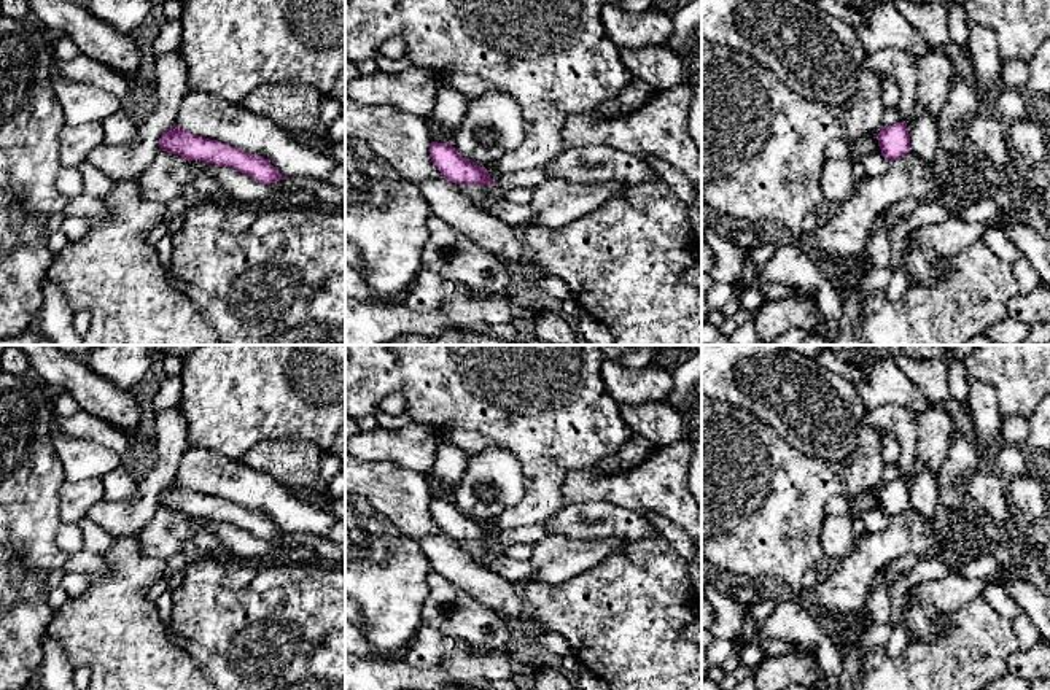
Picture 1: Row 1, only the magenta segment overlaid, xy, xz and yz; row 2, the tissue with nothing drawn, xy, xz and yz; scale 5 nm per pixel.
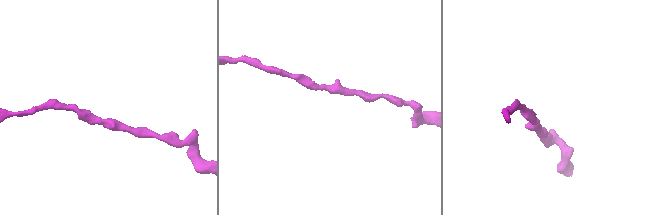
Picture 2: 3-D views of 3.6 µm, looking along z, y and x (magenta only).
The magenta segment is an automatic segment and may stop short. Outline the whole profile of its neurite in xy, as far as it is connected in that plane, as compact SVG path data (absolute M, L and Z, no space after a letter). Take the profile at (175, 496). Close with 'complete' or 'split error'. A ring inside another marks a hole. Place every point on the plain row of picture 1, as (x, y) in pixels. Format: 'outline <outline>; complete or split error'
outline M177 480L162 490L159 507L178 510L188 518L202 517L205 520L231 523L264 541L288 534L262 512L248 510L231 501L192 491L180 485Z; complete

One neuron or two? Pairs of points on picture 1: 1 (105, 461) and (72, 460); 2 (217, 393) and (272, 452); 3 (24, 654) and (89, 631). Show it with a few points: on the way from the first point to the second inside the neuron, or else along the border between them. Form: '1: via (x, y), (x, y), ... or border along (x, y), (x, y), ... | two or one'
1: via (97, 461), (80, 460) | one
2: border along (299, 439), (264, 439), (252, 445), (241, 458) | two
3: border along (54, 611), (45, 633) | two

